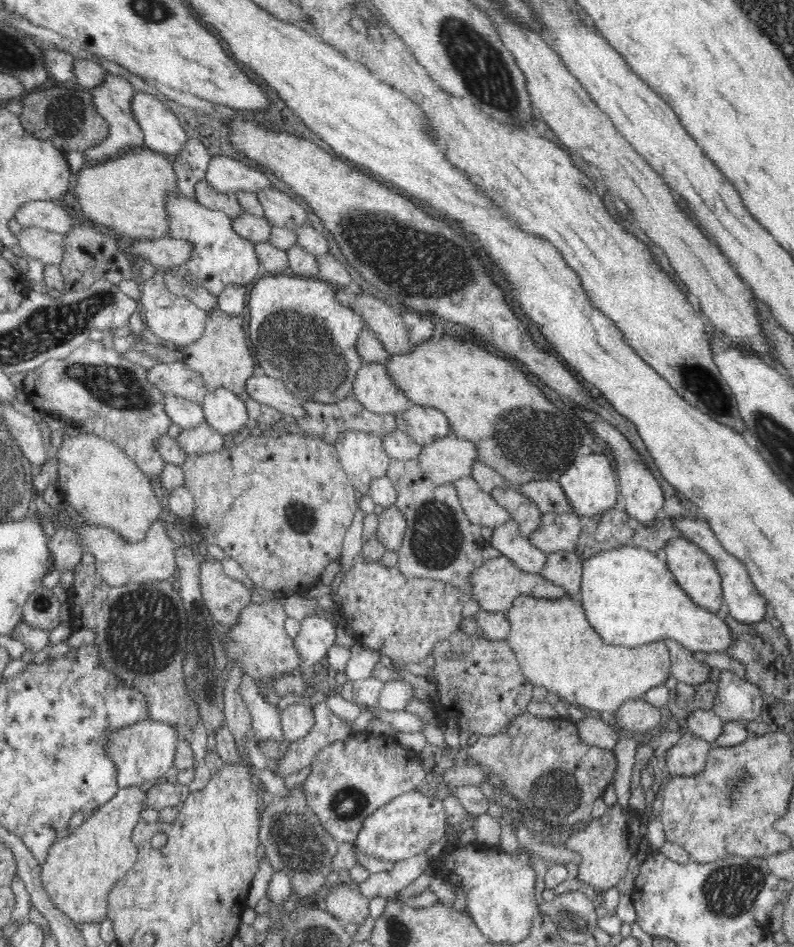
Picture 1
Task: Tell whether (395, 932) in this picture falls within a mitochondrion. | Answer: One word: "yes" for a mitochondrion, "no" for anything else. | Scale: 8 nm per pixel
yes

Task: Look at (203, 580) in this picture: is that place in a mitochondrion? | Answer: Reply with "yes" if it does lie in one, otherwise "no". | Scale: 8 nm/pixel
no

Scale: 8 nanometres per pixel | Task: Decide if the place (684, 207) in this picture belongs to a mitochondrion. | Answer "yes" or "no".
no

